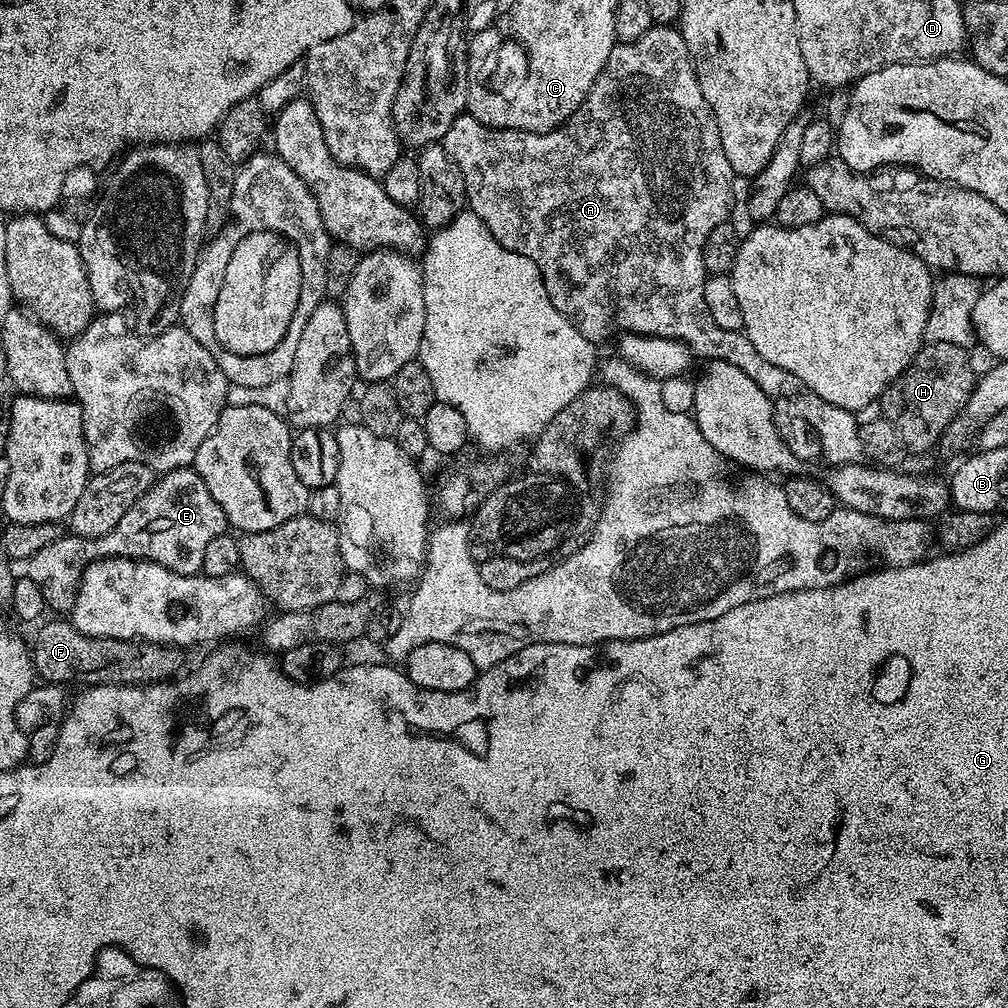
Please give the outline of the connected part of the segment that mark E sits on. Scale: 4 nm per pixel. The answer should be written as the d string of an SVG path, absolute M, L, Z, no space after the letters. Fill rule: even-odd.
M195 467L175 468L173 472L165 472L159 477L158 487L154 486L126 514L122 514L122 522L114 526L112 532L101 534L98 538L82 538L71 534L61 535L60 539L50 542L43 550L38 550L26 561L26 574L42 590L42 598L49 609L67 609L76 601L76 592L80 588L80 579L84 571L96 560L106 556L130 556L134 560L149 560L155 564L166 566L183 576L194 576L200 572L202 557L206 546L212 539L225 535L229 527L228 520L222 514L222 506L214 502L214 494L206 490L206 482L196 473Z

